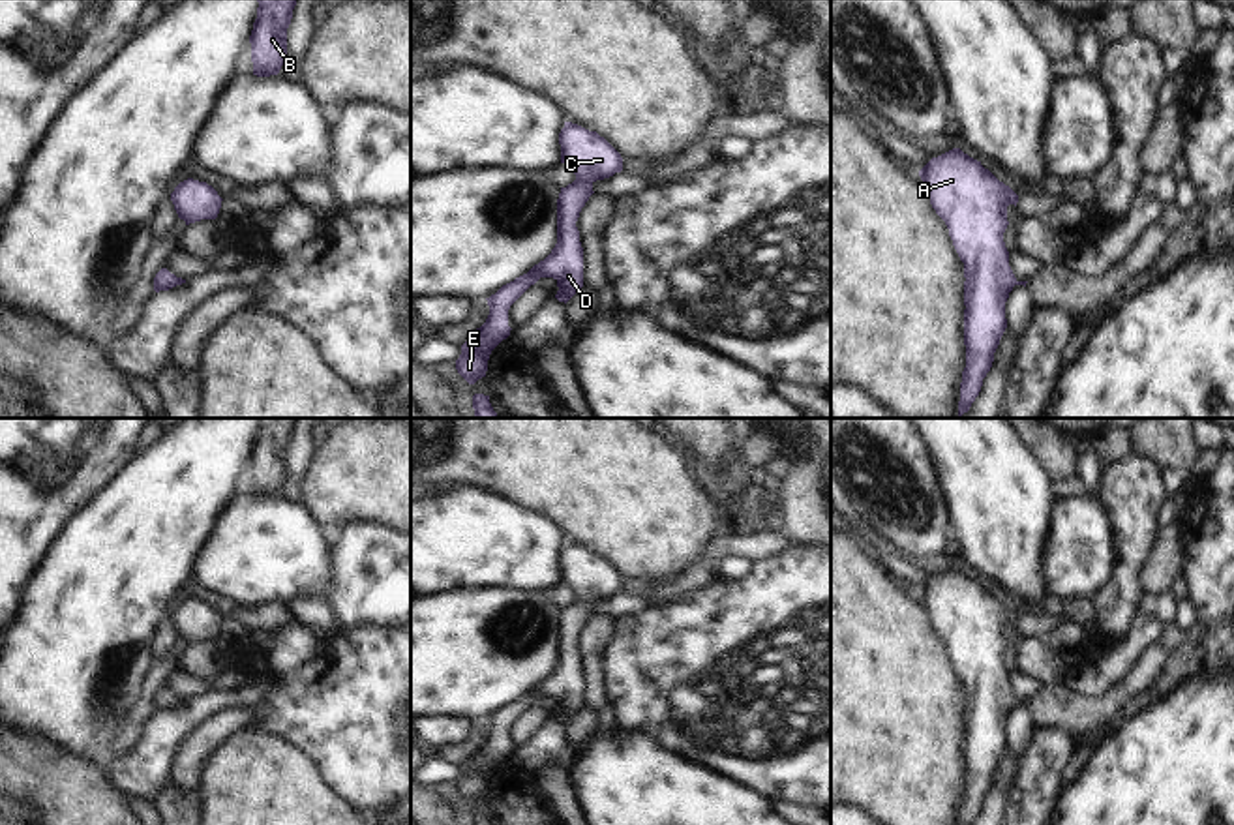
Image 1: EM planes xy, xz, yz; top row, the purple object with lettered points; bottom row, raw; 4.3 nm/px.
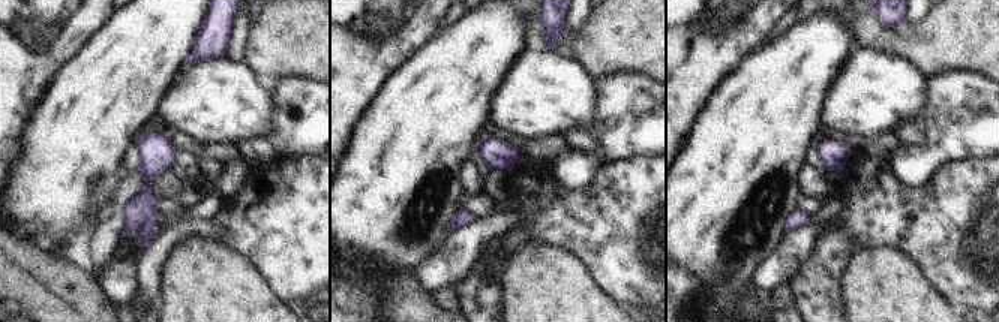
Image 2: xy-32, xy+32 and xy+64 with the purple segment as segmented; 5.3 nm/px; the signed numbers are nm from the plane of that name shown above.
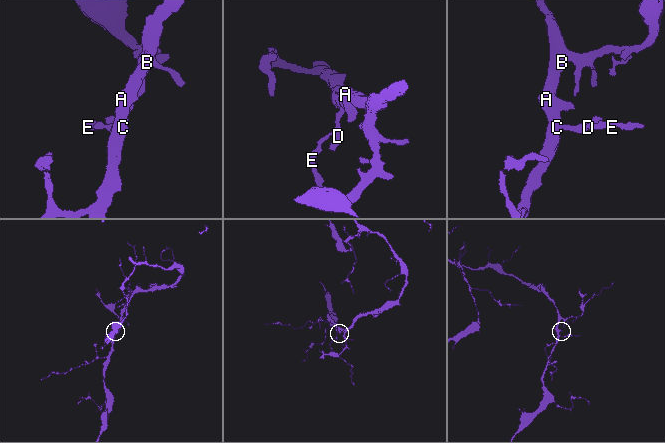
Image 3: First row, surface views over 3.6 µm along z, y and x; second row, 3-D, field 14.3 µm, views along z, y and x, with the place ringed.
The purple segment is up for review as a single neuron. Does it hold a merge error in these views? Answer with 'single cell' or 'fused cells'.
single cell

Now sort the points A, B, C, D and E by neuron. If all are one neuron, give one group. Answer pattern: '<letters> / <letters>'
A B C D E

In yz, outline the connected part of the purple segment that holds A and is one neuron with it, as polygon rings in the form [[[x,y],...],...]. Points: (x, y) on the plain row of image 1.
[[[960,568],[932,578],[919,596],[964,682],[966,788],[958,825],[971,825],[1007,748],[1009,712],[1028,703],[1015,698],[1003,662],[1007,626],[1016,626],[1018,615]]]

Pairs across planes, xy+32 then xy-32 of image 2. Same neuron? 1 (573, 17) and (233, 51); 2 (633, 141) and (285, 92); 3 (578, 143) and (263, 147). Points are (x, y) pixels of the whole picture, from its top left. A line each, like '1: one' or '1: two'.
1: one
2: one
3: one

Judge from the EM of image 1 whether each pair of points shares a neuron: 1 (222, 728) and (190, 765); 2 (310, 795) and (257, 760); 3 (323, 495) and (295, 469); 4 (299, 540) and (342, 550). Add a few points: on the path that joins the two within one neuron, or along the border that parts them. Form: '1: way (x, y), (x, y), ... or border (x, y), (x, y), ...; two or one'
1: way (212, 735), (192, 756); one
2: way (297, 795), (270, 773); one
3: border (316, 450), (297, 501); two
4: border (327, 531), (329, 589); two

